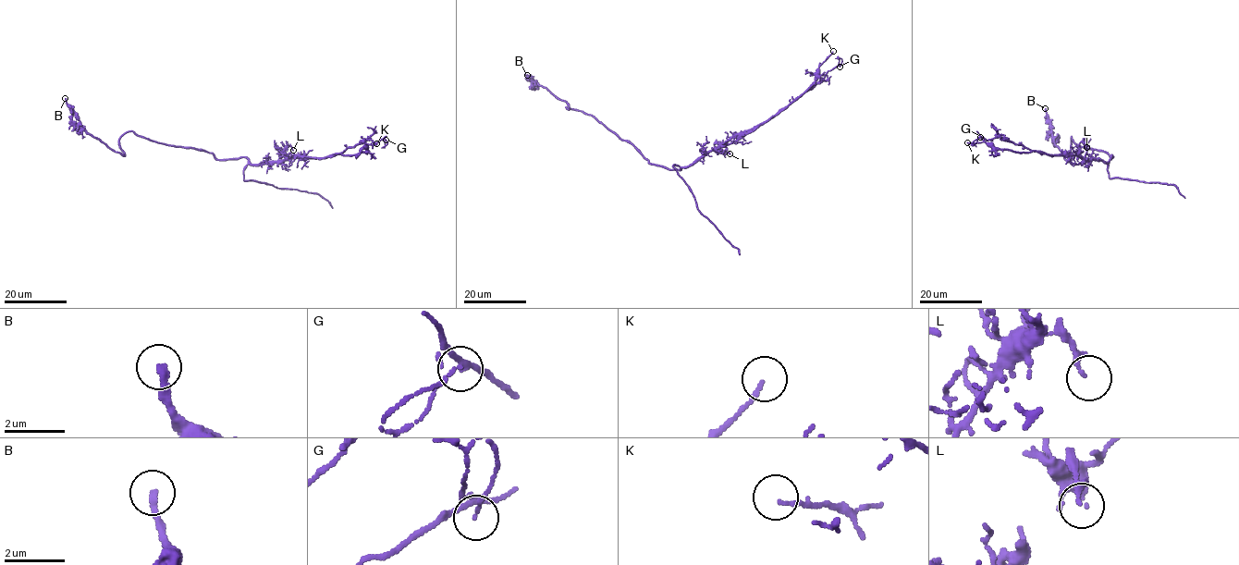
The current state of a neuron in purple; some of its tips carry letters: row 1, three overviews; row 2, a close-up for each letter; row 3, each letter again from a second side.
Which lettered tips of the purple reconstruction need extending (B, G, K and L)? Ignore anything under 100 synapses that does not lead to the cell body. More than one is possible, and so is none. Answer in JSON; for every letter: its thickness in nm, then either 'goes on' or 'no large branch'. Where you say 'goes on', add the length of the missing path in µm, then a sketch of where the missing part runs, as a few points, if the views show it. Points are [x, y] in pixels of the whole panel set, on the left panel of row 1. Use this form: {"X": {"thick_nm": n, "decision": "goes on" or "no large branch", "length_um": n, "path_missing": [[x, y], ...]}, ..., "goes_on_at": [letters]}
{"B": {"thick_nm": 220, "decision": "no large branch"}, "G": {"thick_nm": 90, "decision": "no large branch"}, "K": {"thick_nm": 130, "decision": "no large branch"}, "L": {"thick_nm": 190, "decision": "no large branch"}, "goes_on_at": []}

